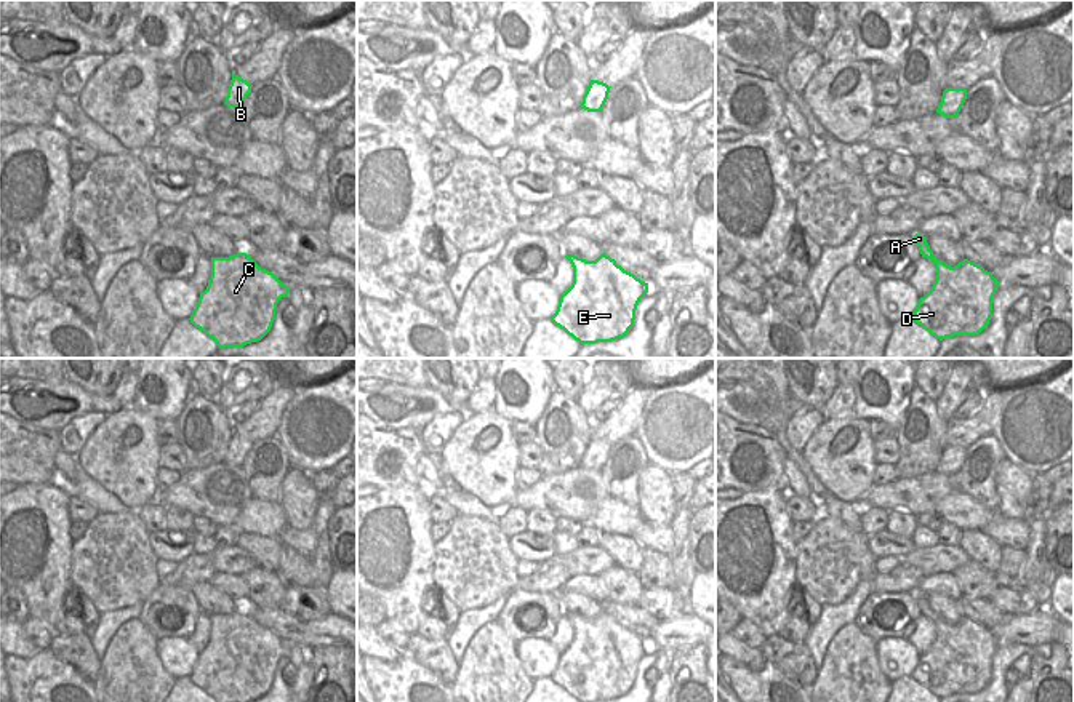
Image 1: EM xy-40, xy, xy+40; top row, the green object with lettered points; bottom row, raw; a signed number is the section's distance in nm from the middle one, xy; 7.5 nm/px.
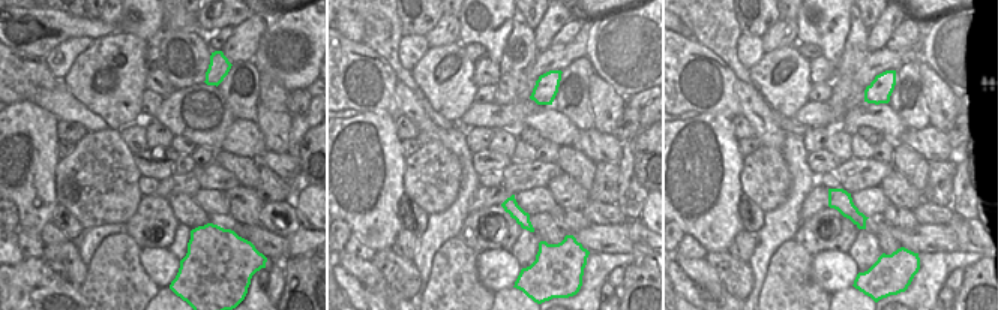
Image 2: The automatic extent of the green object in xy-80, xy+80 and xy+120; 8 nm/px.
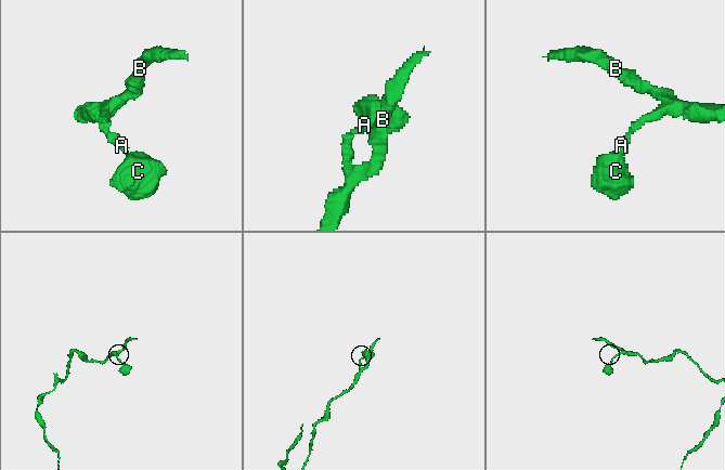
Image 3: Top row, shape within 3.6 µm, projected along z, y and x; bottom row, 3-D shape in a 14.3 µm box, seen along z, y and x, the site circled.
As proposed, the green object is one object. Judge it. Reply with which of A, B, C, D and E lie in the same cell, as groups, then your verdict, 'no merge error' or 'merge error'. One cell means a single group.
A B C D E; no merge error

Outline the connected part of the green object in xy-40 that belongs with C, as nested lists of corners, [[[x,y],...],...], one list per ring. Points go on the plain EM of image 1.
[[[246,611],[211,616],[208,644],[189,678],[216,702],[258,700],[271,689],[277,662],[288,651],[290,644]]]

